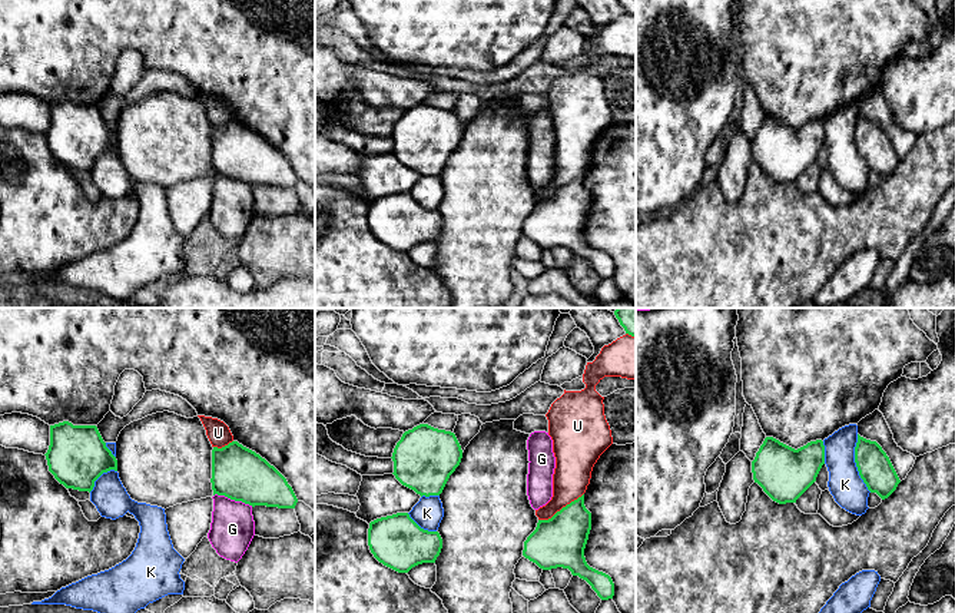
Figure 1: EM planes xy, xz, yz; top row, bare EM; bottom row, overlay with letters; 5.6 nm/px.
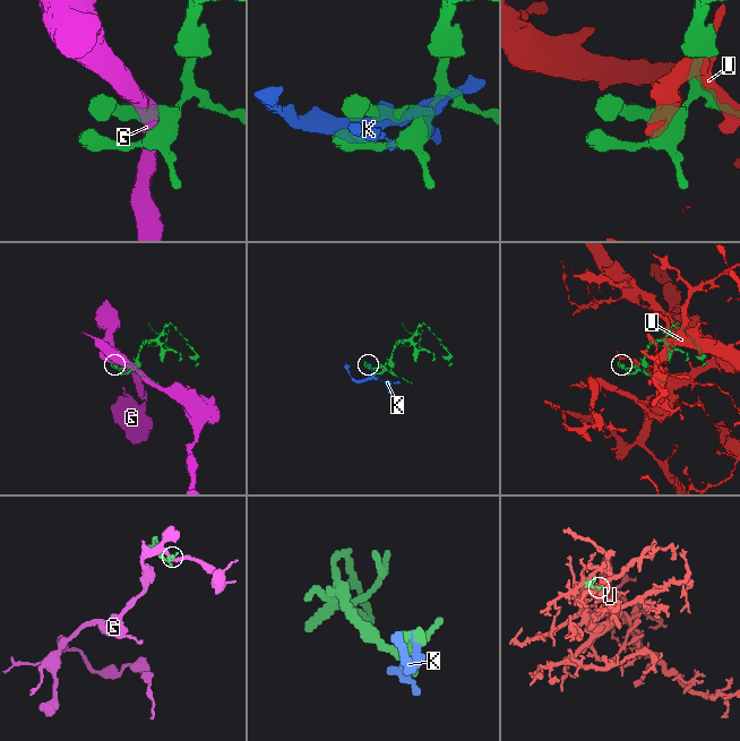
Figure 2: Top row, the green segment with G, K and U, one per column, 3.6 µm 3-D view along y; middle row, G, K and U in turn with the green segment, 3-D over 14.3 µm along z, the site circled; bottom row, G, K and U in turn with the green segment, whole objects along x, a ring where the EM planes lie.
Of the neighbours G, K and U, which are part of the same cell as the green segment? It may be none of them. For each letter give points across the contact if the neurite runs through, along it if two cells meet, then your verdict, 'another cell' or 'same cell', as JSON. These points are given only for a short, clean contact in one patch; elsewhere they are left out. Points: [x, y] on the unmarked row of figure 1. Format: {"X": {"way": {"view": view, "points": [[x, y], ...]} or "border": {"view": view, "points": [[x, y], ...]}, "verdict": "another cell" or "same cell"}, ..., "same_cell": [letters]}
{"G": {"verdict": "another cell"}, "K": {"verdict": "same cell"}, "U": {"verdict": "another cell"}, "same_cell": ["K"]}

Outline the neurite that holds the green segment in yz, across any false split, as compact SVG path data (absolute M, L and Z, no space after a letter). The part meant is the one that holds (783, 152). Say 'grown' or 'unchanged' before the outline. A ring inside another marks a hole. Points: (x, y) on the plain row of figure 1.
grown; M856 103L798 129L766 116L752 140L752 152L755 162L773 180L786 183L796 182L816 160L823 143L829 150L828 166L835 180L856 195L869 188L871 172L885 179L901 162L882 126L861 116Z

